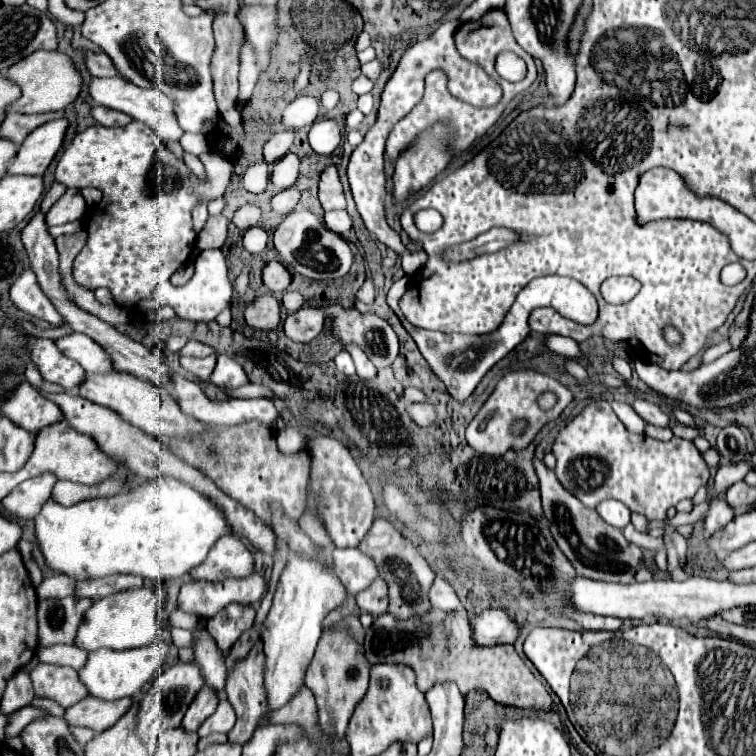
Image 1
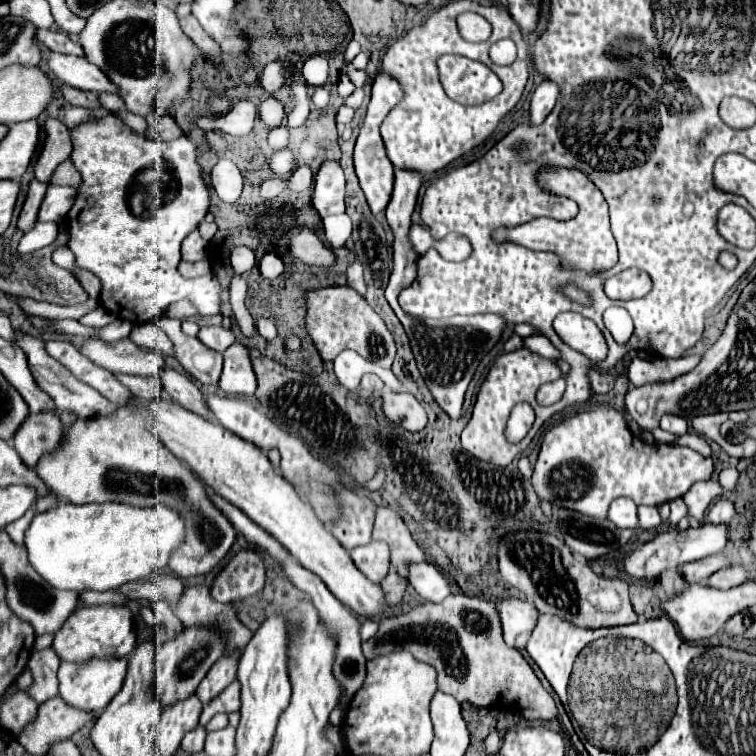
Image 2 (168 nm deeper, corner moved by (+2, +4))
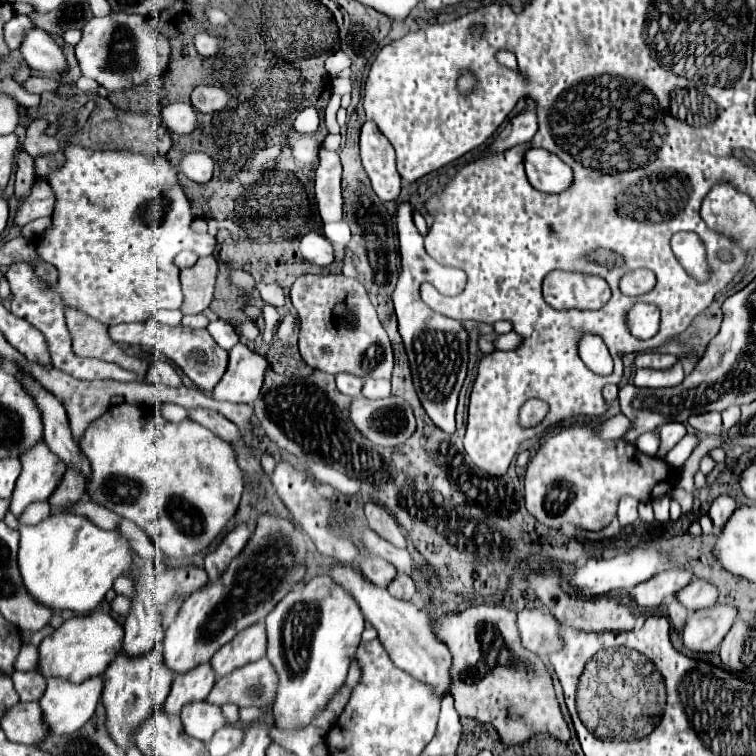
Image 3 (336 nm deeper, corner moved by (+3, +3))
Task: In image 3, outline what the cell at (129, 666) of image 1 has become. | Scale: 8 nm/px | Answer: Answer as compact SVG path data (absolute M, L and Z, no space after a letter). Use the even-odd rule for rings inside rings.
M51 677L47 681L45 695L39 699L45 725L49 727L49 735L69 735L69 733L75 733L77 729L81 729L95 713L95 707L101 699L101 689L103 689L101 677L93 677L89 681L83 681L81 685L69 685L69 681Z

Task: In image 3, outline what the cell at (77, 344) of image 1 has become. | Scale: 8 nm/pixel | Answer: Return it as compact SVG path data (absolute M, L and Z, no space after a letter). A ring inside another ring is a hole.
M155 361L149 367L149 373L147 373L145 381L157 383L157 385L167 385L167 387L181 387L183 385L181 383L181 377L173 369L173 365L167 363L167 361Z

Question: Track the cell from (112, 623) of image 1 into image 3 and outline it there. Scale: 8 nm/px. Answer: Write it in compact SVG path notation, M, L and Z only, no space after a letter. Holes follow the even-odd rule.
M95 611L89 615L75 615L67 619L59 629L47 635L39 645L37 673L45 679L61 677L71 683L83 683L105 671L105 665L113 661L123 643L123 627L107 613Z

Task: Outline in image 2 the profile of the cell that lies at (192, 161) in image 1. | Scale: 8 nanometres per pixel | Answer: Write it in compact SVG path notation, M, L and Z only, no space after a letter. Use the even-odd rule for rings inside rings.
M119 111L115 114L138 133L143 133L147 129L145 119L139 115L133 114L129 111Z

